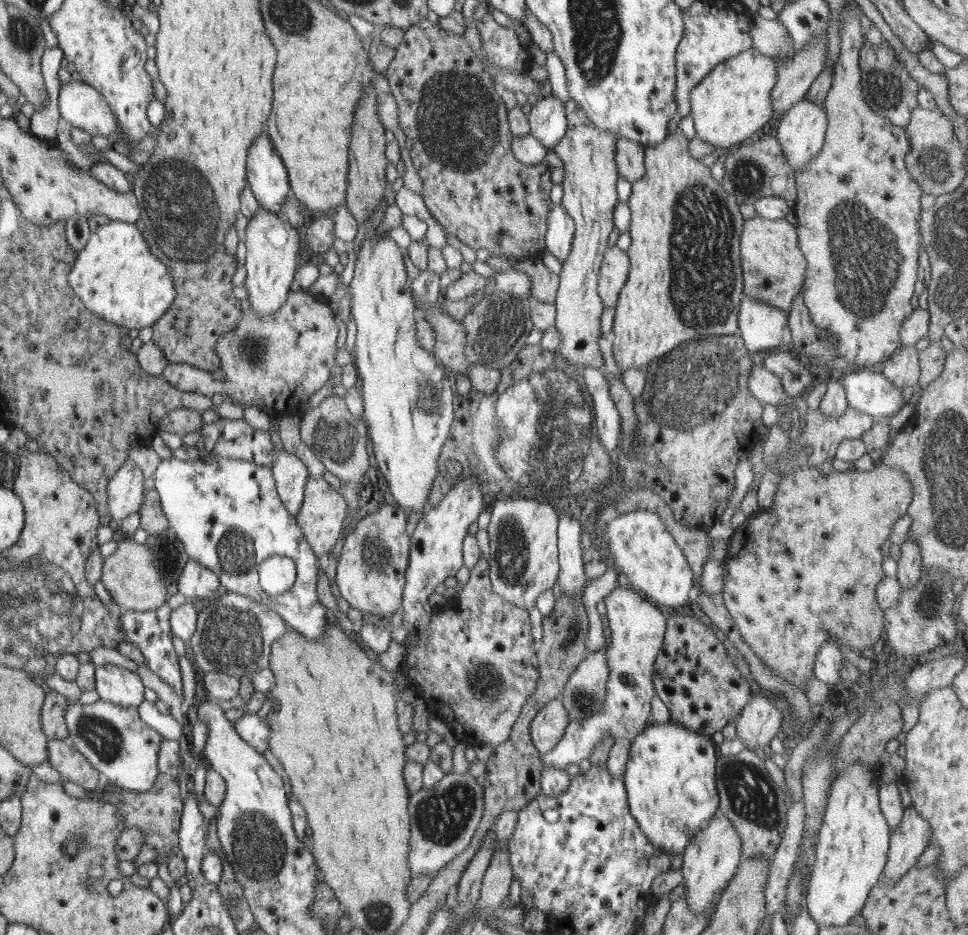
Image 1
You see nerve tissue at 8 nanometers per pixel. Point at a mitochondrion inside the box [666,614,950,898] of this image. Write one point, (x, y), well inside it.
(751, 797)

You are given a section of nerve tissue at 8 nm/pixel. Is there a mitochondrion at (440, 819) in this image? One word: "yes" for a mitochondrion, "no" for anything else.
yes

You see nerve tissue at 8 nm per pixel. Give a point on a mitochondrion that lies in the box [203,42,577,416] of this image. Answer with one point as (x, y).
(462, 139)

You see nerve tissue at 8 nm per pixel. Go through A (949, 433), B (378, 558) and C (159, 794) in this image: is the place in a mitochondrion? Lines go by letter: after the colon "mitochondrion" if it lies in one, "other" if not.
A: mitochondrion
B: mitochondrion
C: other

